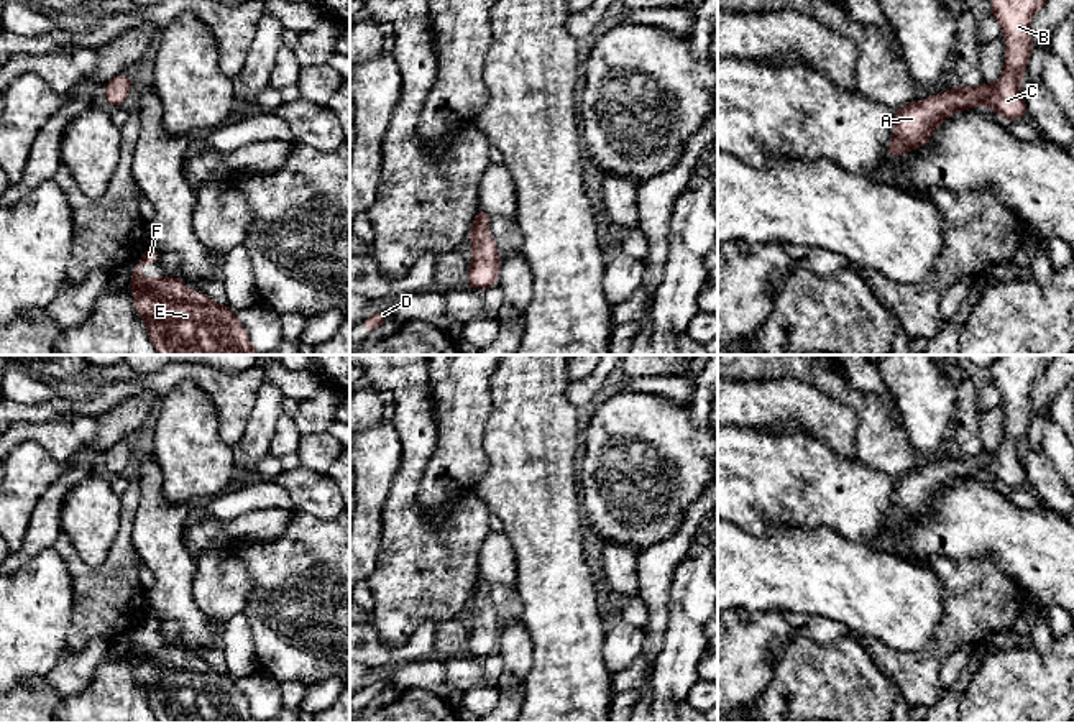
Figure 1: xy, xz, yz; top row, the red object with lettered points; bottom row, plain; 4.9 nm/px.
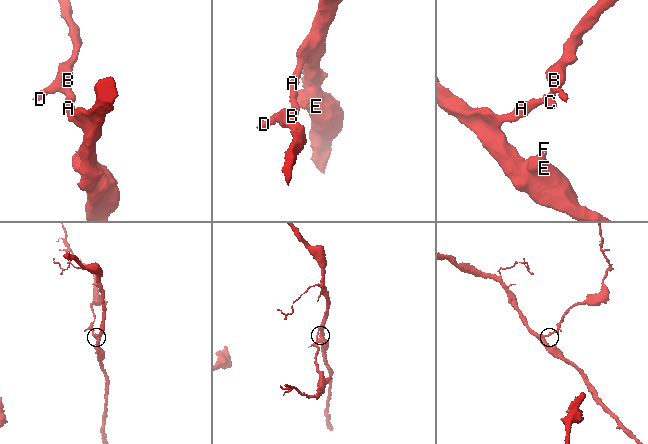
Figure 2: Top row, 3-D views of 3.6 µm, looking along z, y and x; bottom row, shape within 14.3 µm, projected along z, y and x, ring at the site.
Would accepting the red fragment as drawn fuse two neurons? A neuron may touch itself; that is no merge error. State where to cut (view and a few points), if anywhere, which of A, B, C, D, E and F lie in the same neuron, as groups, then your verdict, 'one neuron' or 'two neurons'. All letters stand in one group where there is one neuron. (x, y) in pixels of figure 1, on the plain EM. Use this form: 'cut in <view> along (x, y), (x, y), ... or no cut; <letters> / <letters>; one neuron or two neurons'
no cut; A B C D E F; one neuron

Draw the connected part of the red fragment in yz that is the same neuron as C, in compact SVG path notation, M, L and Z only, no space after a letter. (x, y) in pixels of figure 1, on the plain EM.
M1002 355L990 366L992 383L998 388L1002 404L1008 412L1002 445L995 452L952 455L897 477L893 508L885 516L885 523L900 526L910 518L921 516L951 481L980 475L984 470L1002 486L1023 488L1026 472L1020 460L1020 449L1035 419L1030 391L1054 358L1056 355Z

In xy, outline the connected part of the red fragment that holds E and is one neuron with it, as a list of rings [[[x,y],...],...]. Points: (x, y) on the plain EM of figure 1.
[[[148,615],[136,634],[131,634],[131,664],[138,684],[145,688],[151,710],[159,723],[261,723],[250,710],[246,697],[236,687],[233,677],[218,674],[204,661],[184,657],[182,646],[156,644],[145,647],[141,633],[153,633],[159,619]]]

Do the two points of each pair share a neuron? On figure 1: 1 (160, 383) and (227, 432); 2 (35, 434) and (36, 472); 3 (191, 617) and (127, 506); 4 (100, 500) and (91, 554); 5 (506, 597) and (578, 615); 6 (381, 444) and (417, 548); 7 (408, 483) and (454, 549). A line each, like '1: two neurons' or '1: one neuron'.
1: one neuron
2: two neurons
3: two neurons
4: one neuron
5: two neurons
6: two neurons
7: one neuron

